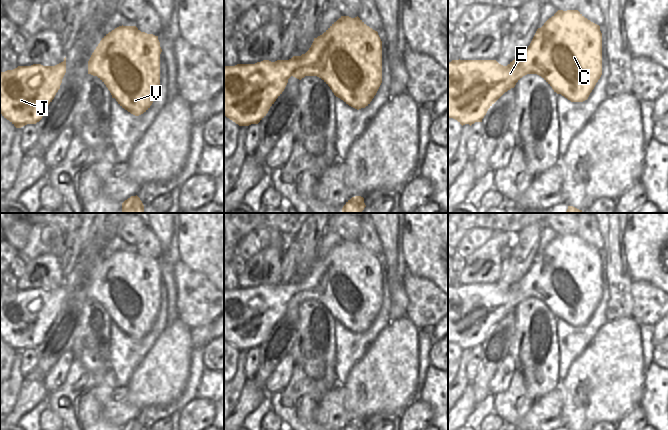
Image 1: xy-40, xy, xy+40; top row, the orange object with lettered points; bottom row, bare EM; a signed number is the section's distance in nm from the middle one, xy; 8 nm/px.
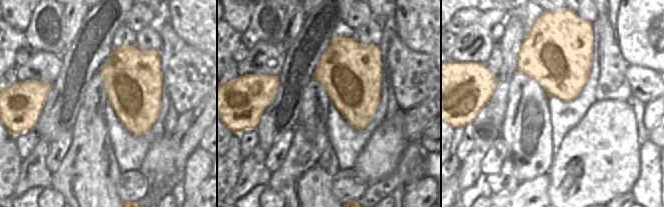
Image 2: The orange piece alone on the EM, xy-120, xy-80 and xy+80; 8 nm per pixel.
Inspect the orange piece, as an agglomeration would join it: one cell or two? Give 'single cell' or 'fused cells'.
single cell

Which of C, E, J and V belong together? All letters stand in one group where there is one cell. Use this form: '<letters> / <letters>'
C E J V

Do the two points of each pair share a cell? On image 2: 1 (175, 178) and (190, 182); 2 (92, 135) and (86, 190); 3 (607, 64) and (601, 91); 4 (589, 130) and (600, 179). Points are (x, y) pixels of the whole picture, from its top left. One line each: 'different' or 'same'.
1: different
2: same
3: same
4: same

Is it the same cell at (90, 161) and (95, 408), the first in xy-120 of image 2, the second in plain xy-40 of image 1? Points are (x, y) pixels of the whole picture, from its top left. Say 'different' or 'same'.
same

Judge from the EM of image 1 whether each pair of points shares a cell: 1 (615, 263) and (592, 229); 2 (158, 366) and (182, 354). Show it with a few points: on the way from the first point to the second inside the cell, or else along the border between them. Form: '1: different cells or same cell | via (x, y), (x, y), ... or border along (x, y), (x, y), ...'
1: different cells | border along (597, 223), (604, 247)
2: same cell | via (164, 365), (176, 354)

